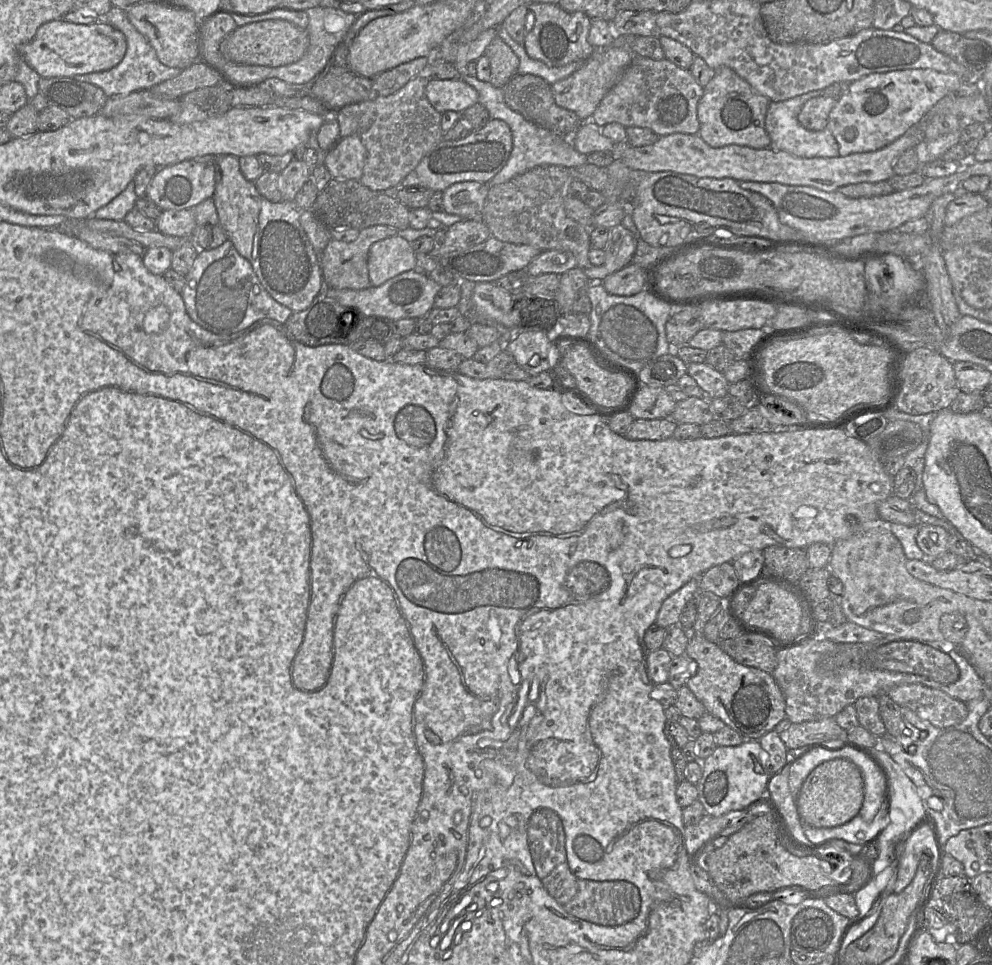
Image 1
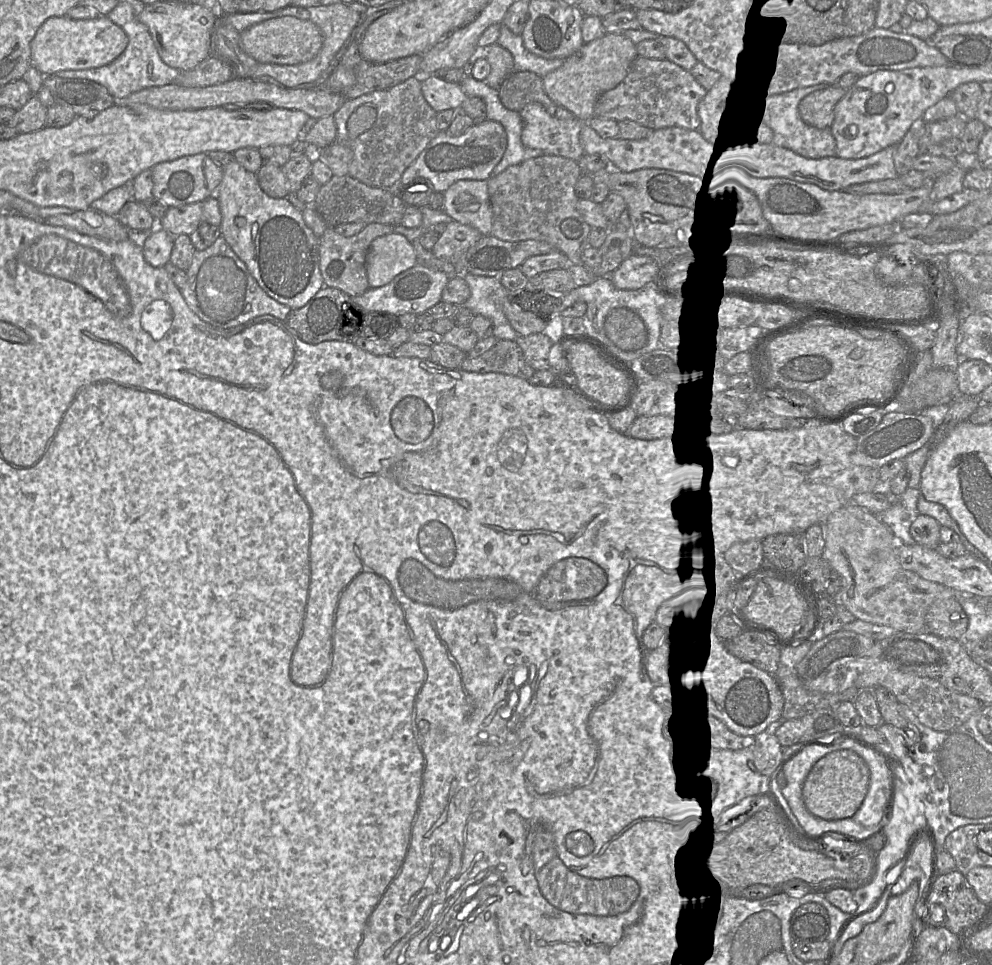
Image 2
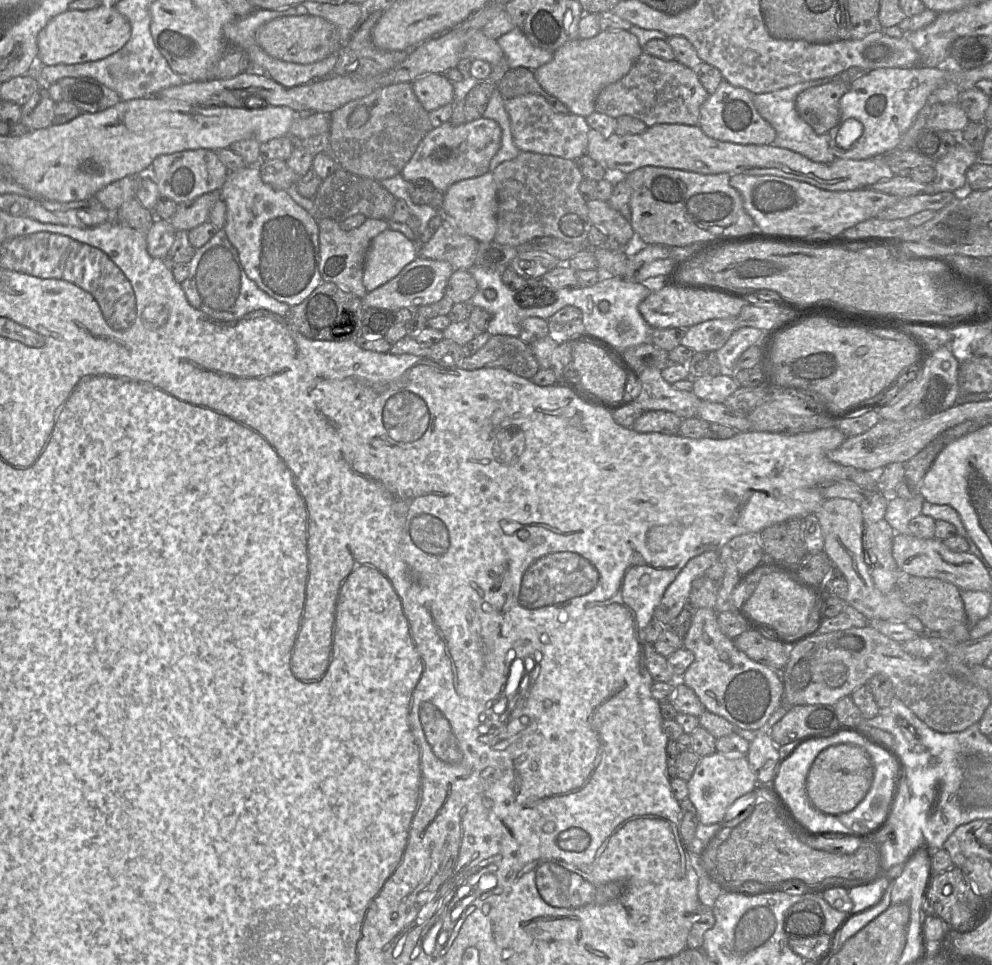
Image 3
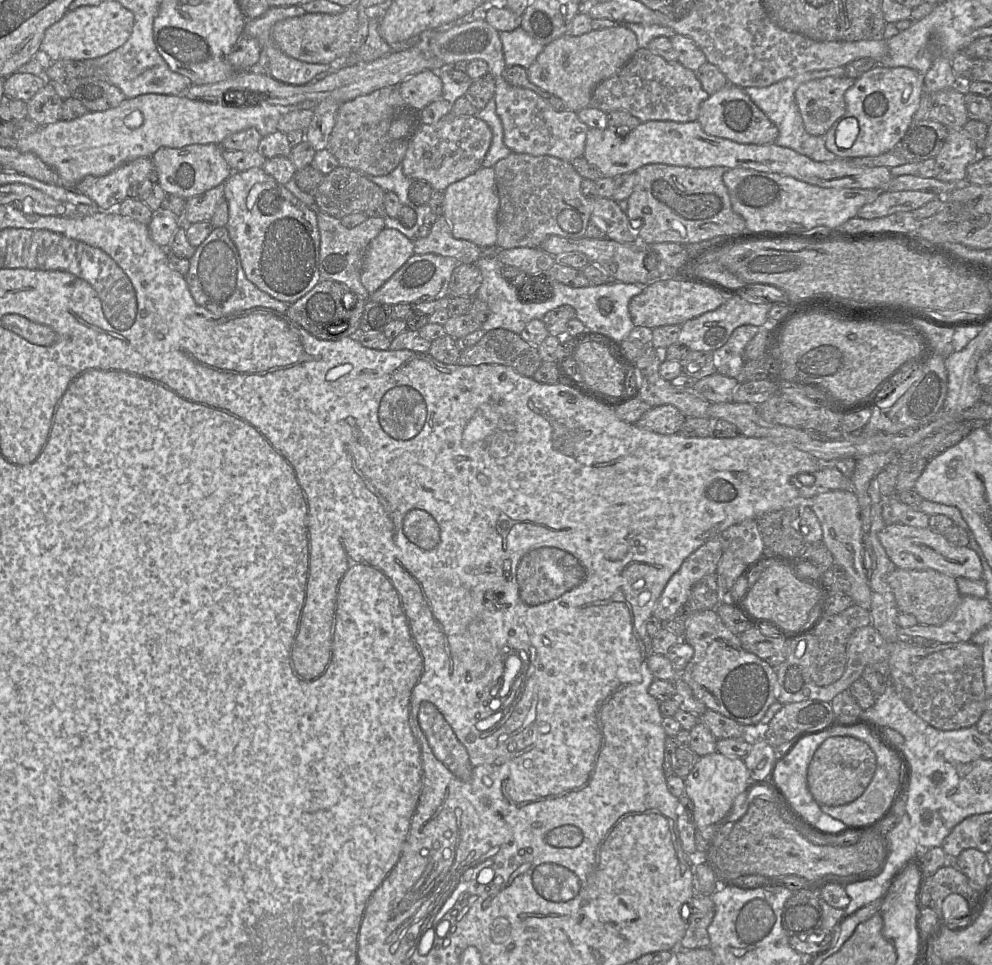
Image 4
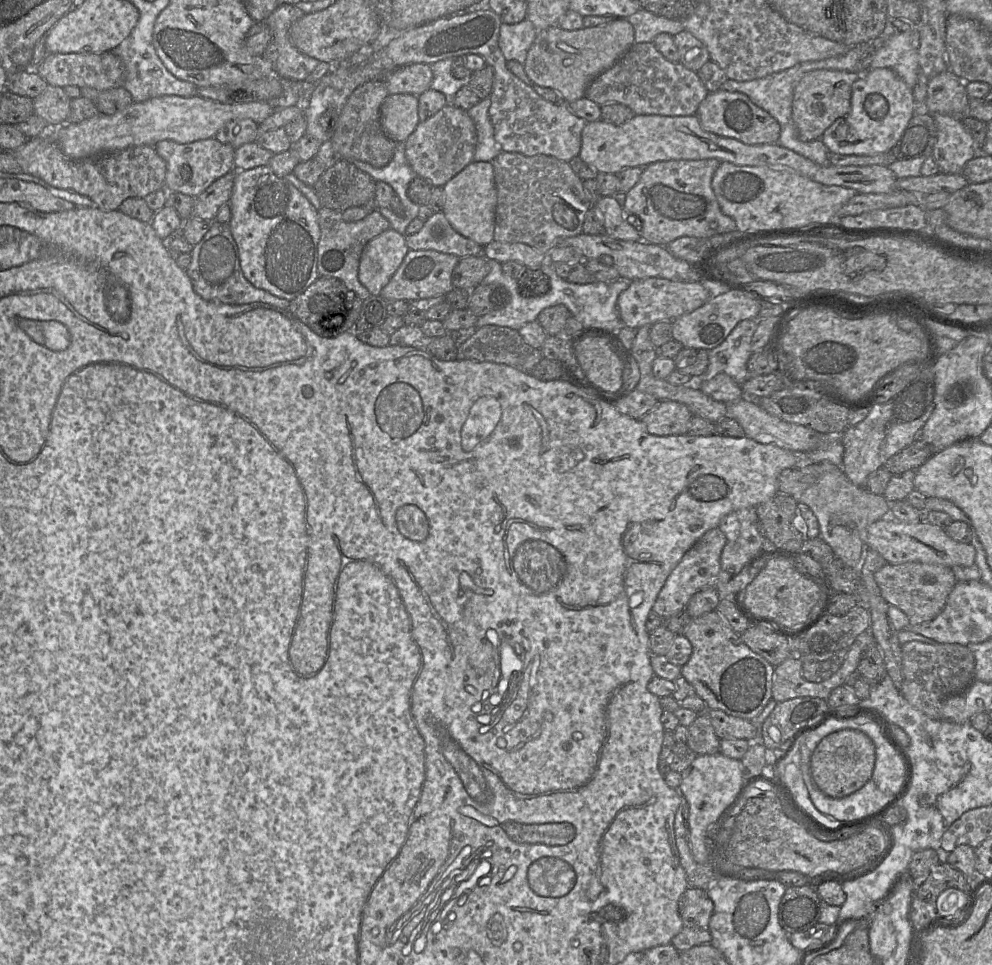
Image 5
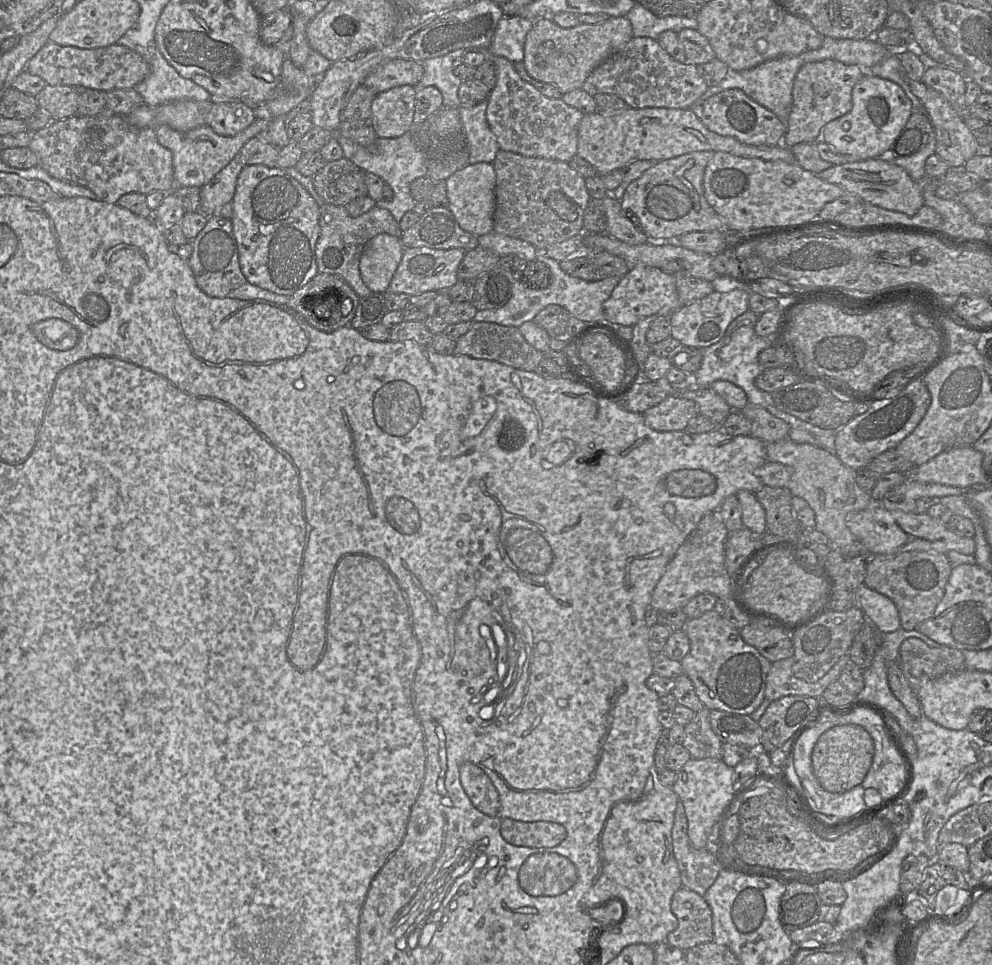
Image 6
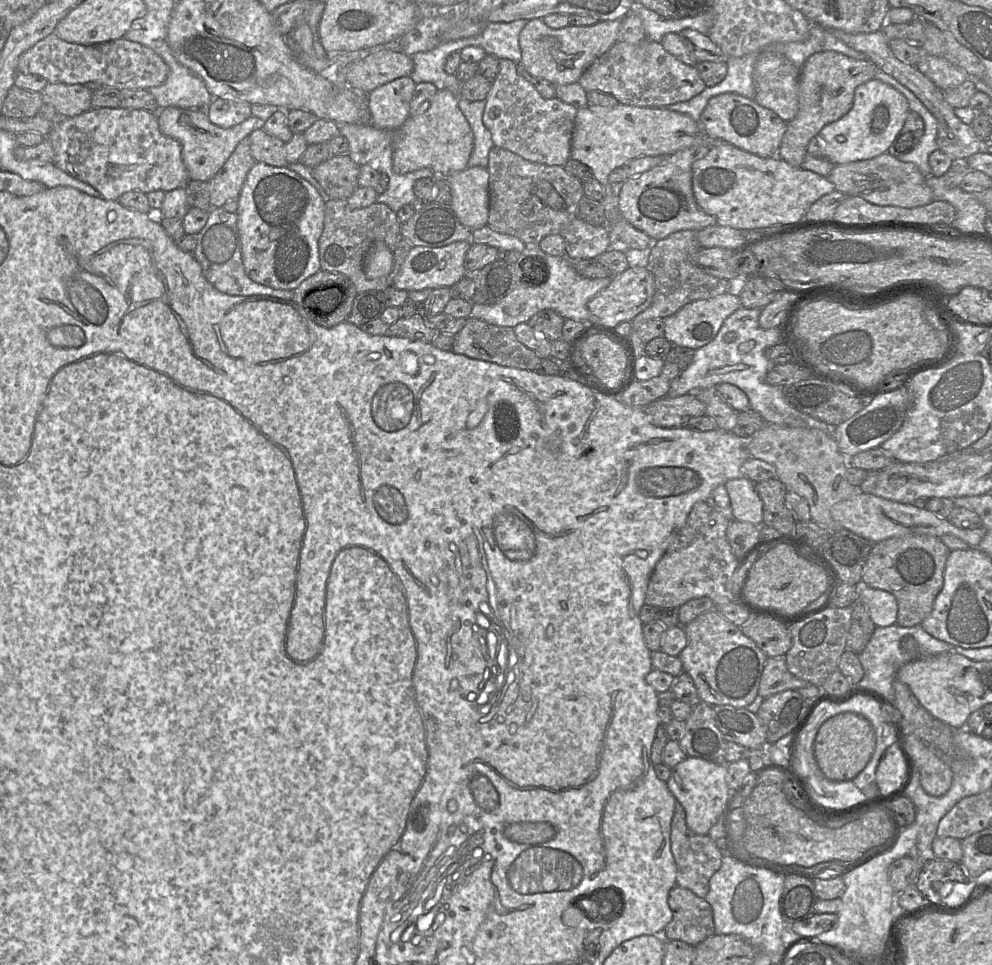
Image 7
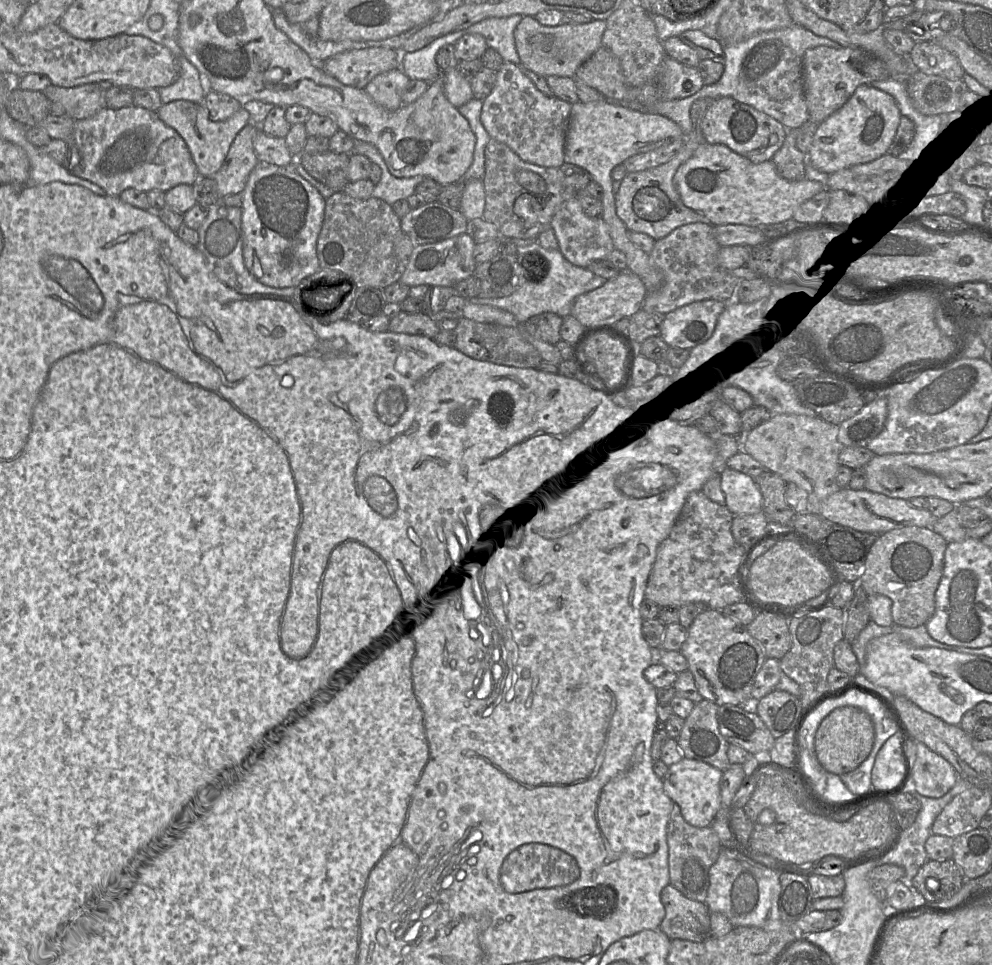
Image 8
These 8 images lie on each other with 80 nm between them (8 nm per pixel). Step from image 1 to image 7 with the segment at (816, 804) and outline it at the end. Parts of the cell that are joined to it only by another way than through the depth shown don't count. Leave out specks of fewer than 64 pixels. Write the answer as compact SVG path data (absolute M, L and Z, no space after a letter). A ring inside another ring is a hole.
M845 711L822 724L814 742L814 755L826 778L832 781L847 781L853 780L866 767L875 746L875 731L870 721L856 712Z

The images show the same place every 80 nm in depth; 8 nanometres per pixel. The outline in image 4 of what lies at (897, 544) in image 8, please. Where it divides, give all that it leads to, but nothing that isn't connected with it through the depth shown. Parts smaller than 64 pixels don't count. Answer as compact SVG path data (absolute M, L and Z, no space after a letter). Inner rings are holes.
M897 568L888 578L889 585L895 596L895 602L902 613L914 616L918 624L941 625L954 613L961 595L956 578L933 569L909 570Z

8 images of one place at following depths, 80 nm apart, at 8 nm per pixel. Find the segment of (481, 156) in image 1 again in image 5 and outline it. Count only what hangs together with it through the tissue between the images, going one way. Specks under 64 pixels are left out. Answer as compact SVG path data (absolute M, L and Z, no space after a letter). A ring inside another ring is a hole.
M446 105L426 121L419 122L405 142L405 155L418 177L428 180L434 187L443 187L473 162L476 145L476 127L467 111Z

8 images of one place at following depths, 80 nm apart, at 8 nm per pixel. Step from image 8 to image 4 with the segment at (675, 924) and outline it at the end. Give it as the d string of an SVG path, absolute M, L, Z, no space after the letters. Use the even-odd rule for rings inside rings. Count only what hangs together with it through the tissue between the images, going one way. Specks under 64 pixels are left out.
M696 893L688 905L691 914L687 920L687 930L679 944L679 949L707 948L710 946L708 927L715 915L715 904L712 897Z

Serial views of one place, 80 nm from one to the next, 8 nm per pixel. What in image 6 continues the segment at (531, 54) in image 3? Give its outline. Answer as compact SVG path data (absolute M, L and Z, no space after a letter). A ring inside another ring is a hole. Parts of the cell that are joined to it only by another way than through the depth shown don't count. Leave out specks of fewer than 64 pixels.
M519 16L499 20L488 53L502 56L512 63L523 62L527 33L534 21Z

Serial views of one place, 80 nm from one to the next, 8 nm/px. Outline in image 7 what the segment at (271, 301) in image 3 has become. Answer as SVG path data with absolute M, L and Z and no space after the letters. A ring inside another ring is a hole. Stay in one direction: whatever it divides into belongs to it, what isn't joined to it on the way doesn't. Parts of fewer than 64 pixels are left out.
M211 208L208 211L208 220L197 234L196 249L193 256L201 266L206 280L218 291L236 296L277 296L284 299L293 297L292 290L272 289L252 281L245 273L242 262L241 240L237 227L237 213L230 213L223 209Z

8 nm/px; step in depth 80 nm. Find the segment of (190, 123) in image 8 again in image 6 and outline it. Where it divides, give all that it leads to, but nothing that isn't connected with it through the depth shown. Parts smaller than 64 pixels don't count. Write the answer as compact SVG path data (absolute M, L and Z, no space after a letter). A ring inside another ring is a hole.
M256 118L245 130L234 136L219 135L209 124L186 132L174 130L167 125L159 125L155 128L155 132L157 141L172 152L175 187L202 187L230 163L246 142L258 136L269 122L267 119Z

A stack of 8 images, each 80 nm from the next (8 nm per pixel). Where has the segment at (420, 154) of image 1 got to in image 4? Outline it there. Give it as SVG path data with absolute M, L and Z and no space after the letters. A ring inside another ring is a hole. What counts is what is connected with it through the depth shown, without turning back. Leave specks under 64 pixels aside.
M391 85L377 89L369 94L361 95L340 105L336 121L330 135L328 149L338 160L338 164L372 176L384 176L400 165L409 146L409 139L393 139L389 136L389 127L395 116L408 106L404 102L399 85Z

